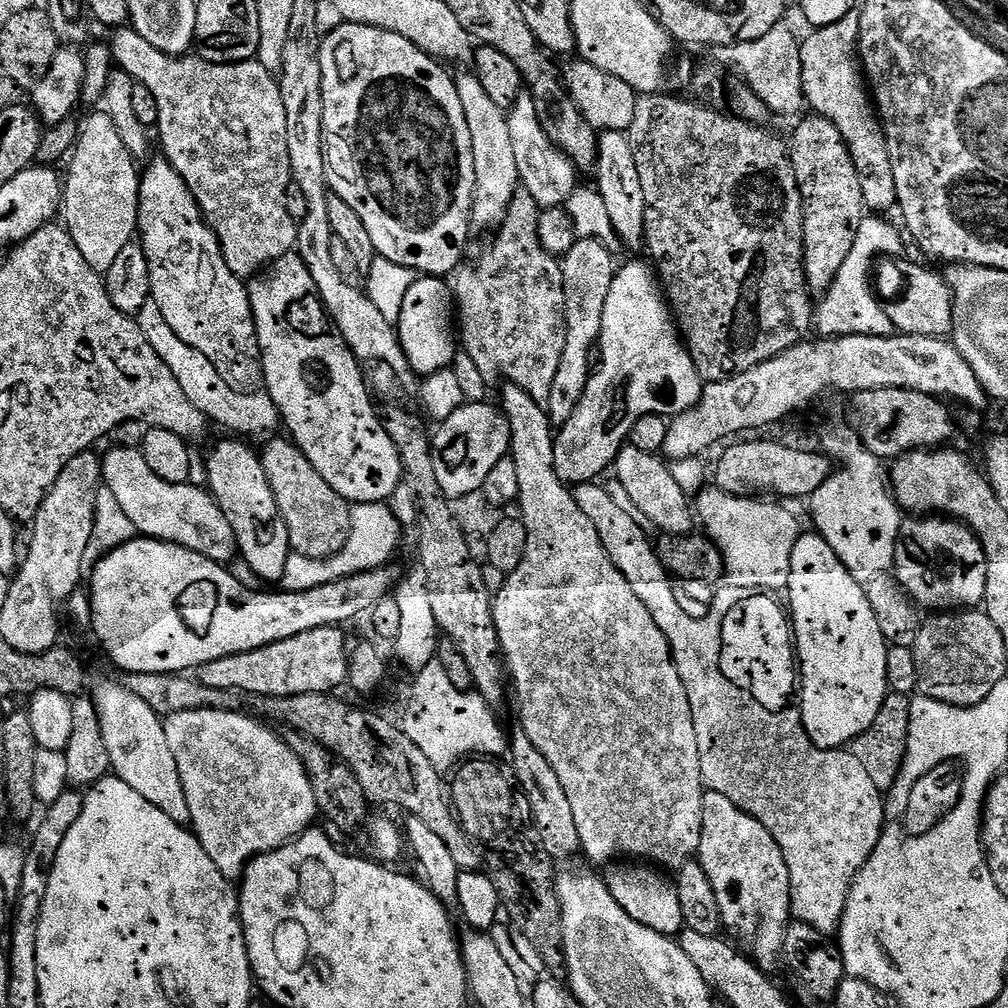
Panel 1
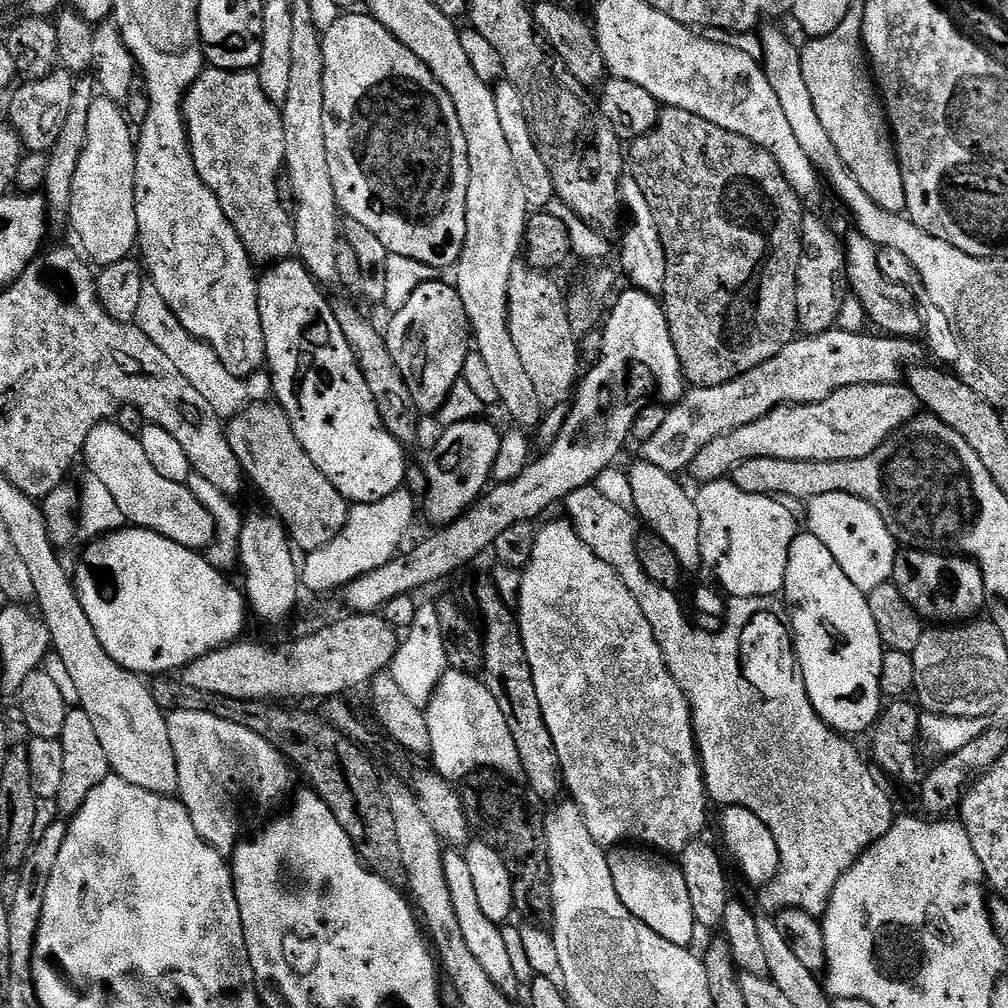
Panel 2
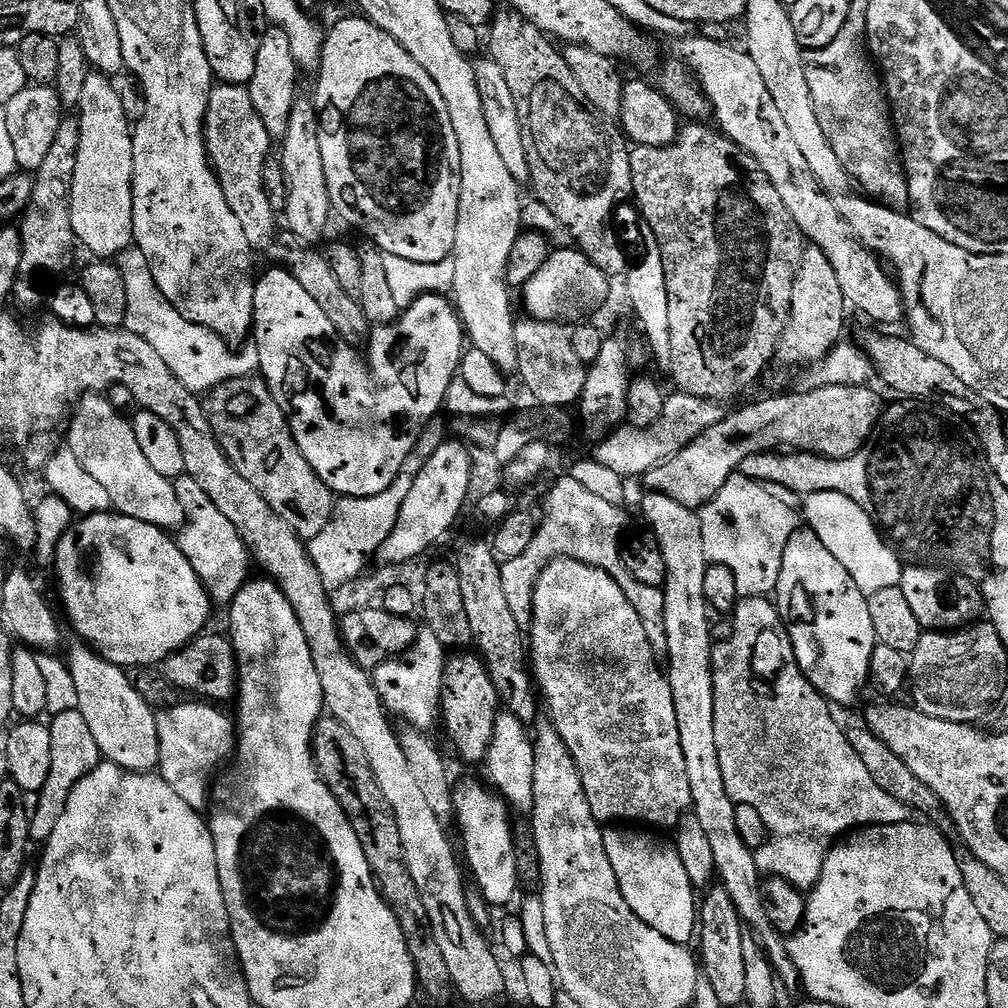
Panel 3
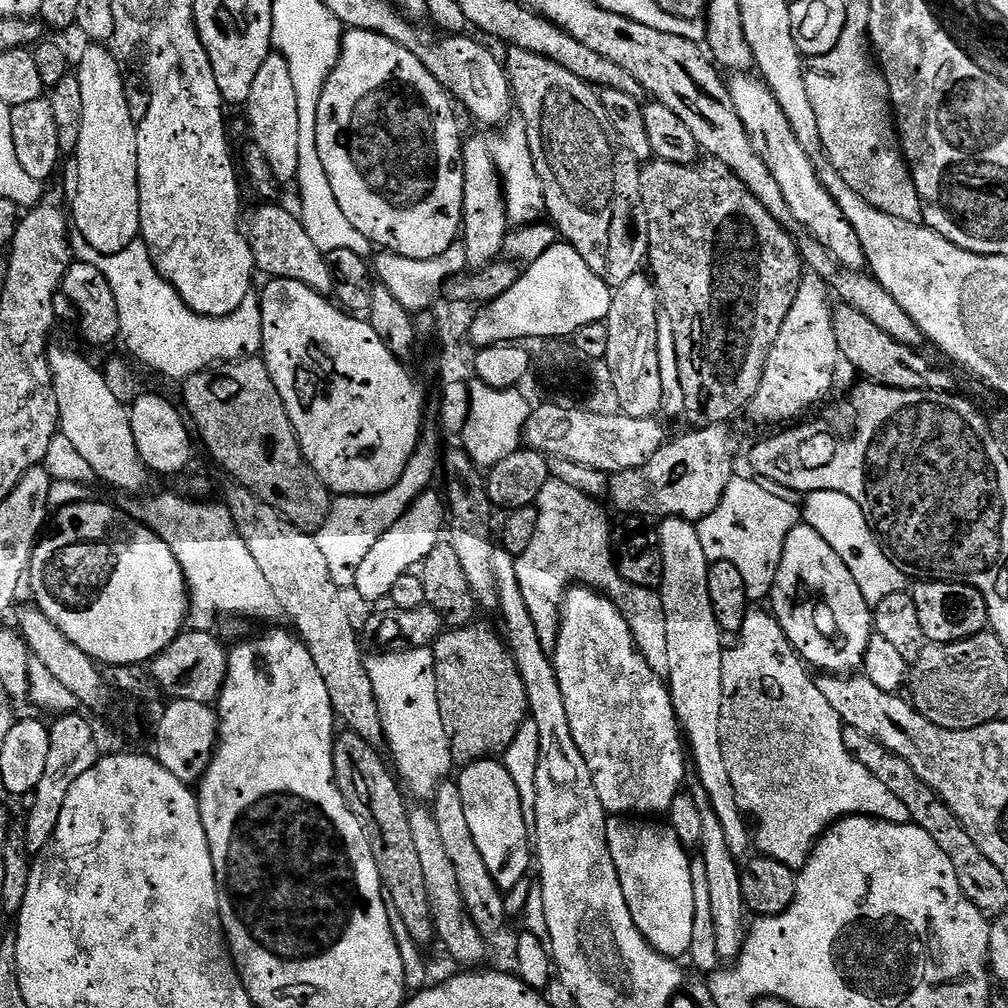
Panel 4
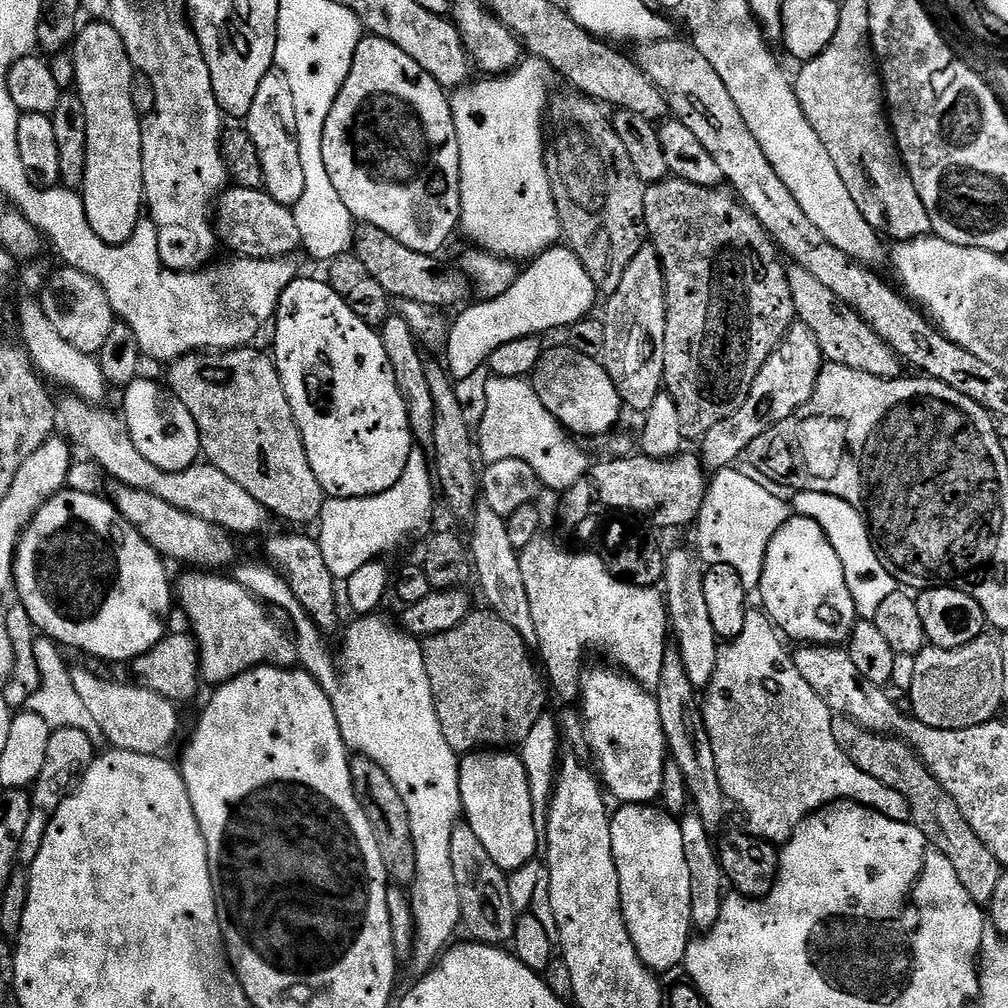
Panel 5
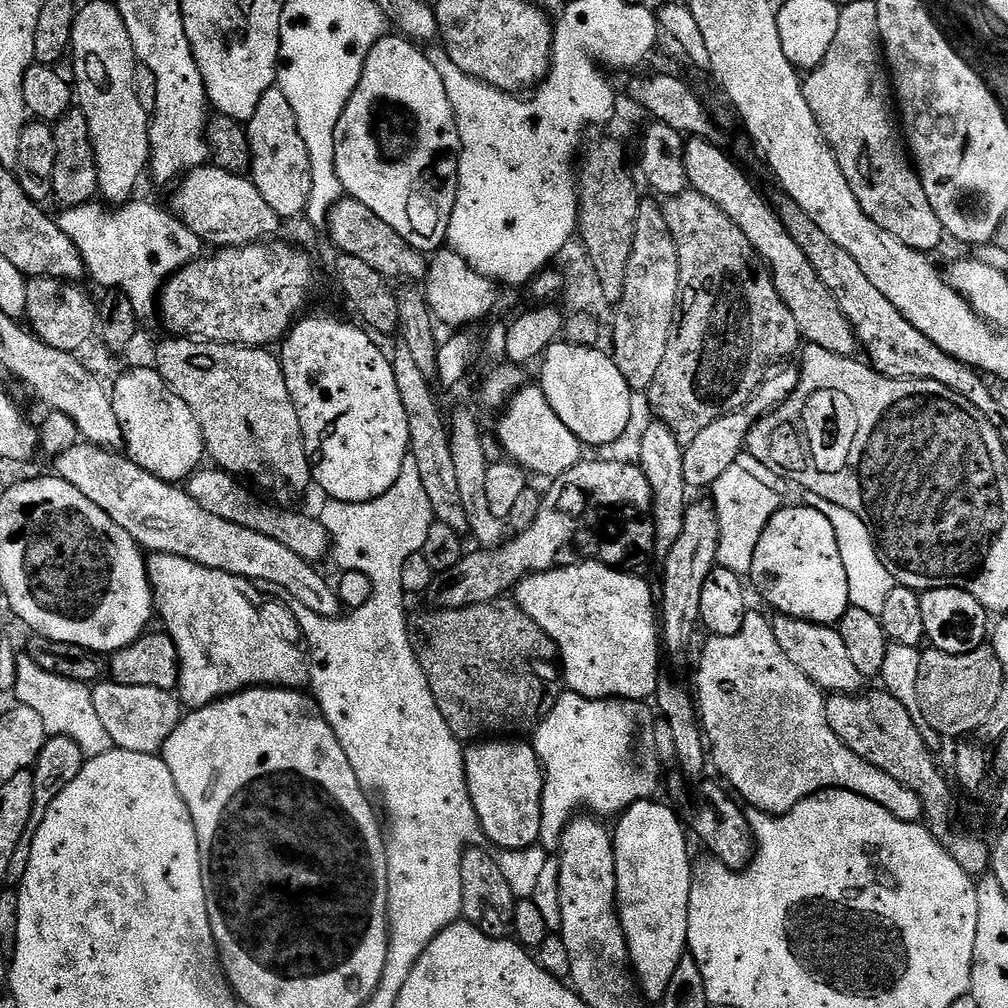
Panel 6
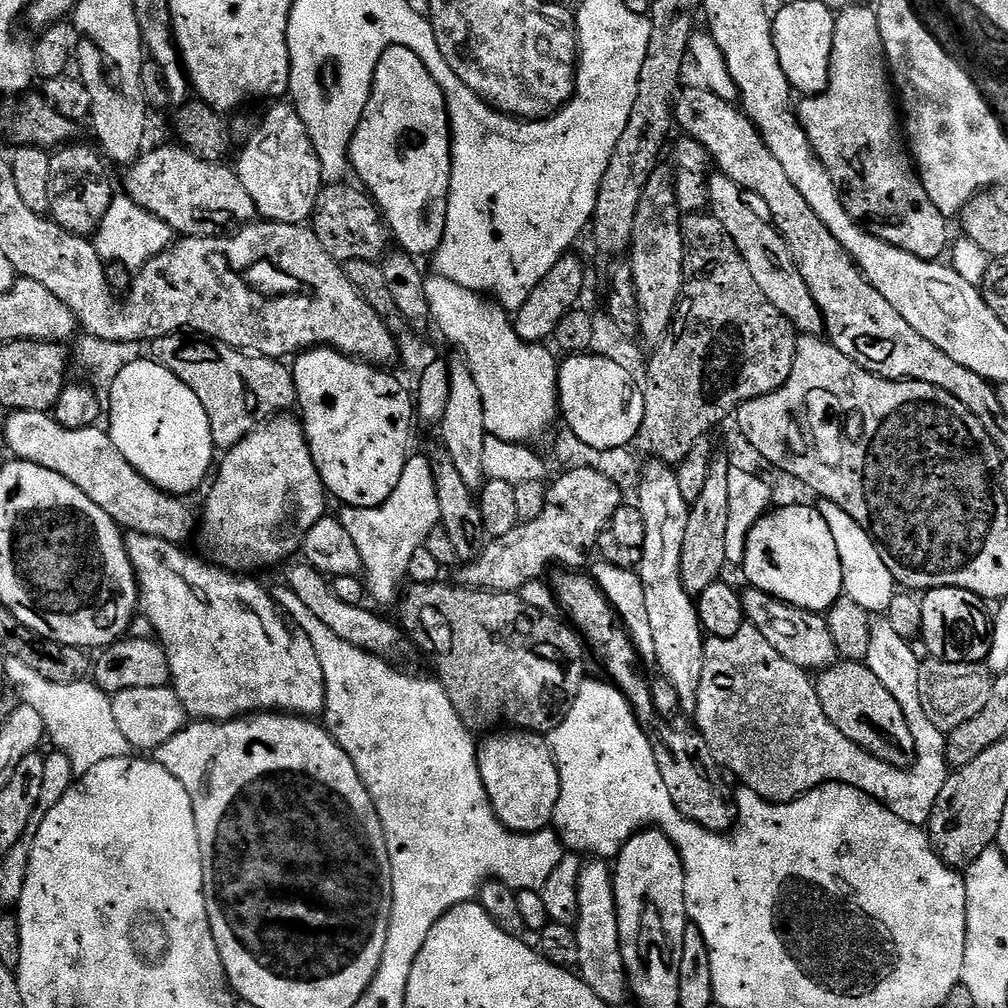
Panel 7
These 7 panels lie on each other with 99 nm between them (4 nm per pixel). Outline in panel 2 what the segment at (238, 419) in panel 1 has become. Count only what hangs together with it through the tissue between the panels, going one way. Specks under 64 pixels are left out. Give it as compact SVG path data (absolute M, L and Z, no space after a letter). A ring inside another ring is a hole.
M146 290L142 294L138 324L166 354L166 358L170 358L170 362L178 366L186 382L190 382L190 386L194 386L194 390L198 390L198 394L202 394L202 398L206 398L206 402L210 402L210 406L221 417L231 418L241 408L253 402L264 402L269 399L270 388L267 383L255 384L255 379L230 374L230 370L222 366L220 355L210 345L202 340L195 340L180 326L176 321L176 315L165 306L164 299L155 290Z

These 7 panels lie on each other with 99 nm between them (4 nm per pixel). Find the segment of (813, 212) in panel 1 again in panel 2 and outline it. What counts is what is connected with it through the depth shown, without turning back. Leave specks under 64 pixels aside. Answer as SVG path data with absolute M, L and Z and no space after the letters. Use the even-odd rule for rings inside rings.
M812 214L805 215L803 237L804 251L796 267L796 323L801 333L817 336L819 332L830 332L837 327L836 319L846 299L844 249L835 230Z

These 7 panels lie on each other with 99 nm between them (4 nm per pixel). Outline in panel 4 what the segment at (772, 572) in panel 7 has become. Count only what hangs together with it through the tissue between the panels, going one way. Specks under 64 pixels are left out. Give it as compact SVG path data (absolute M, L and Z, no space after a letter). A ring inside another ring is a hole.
M797 524L786 538L772 586L770 611L805 665L820 668L816 670L824 674L852 674L863 669L868 640L874 634L873 609L862 598L846 562L809 524Z

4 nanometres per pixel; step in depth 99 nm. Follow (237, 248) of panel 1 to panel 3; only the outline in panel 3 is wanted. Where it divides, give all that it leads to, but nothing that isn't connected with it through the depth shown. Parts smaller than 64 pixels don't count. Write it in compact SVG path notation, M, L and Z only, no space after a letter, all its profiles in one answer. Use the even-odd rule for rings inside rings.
M217 83L208 95L208 113L204 116L204 143L208 145L208 158L218 182L222 186L222 194L226 194L226 202L230 202L230 210L238 217L242 230L253 250L271 249L278 235L276 220L278 214L270 206L268 185L264 182L264 167L269 157L273 155L274 138L268 133L266 122L258 114L254 106L251 91L242 84Z

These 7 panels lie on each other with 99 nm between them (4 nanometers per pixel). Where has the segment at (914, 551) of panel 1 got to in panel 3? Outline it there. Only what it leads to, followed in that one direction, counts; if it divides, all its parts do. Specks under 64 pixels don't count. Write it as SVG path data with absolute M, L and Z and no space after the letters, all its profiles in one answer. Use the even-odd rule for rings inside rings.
M908 566L901 571L898 587L902 594L906 594L906 602L910 602L910 610L914 610L914 618L918 618L921 629L930 632L950 632L969 627L981 619L986 608L984 595L976 587L976 583L952 570L935 566Z

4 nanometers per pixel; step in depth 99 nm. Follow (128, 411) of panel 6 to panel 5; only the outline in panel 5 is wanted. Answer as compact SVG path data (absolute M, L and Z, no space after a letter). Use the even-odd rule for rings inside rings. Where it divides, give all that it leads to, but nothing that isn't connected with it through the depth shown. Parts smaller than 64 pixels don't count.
M138 378L133 384L123 389L122 419L124 425L128 428L128 433L138 454L154 462L158 470L167 472L186 470L201 459L200 428L194 422L190 410L182 406L180 399L171 390L163 383L162 385L155 384L152 380L144 379Z

